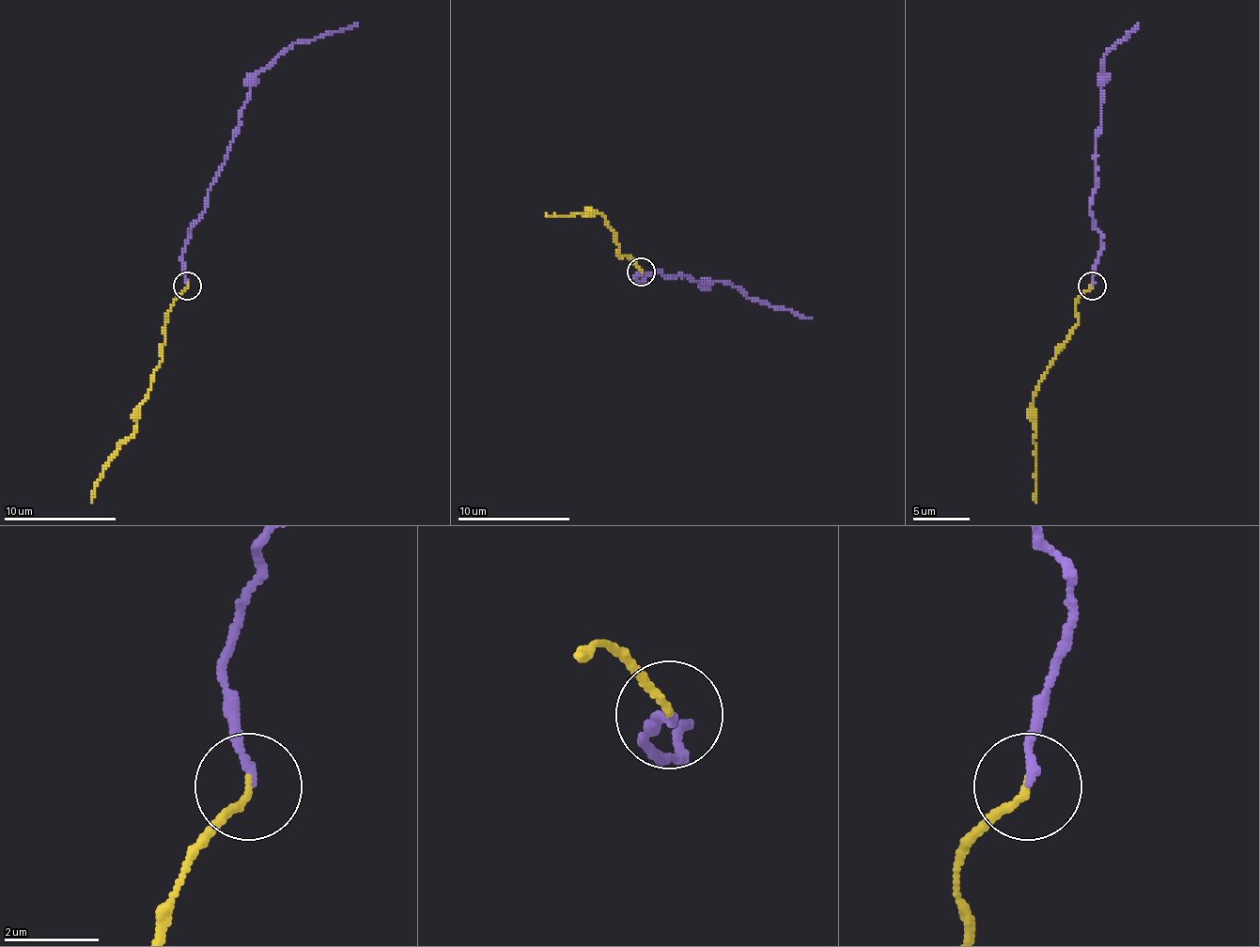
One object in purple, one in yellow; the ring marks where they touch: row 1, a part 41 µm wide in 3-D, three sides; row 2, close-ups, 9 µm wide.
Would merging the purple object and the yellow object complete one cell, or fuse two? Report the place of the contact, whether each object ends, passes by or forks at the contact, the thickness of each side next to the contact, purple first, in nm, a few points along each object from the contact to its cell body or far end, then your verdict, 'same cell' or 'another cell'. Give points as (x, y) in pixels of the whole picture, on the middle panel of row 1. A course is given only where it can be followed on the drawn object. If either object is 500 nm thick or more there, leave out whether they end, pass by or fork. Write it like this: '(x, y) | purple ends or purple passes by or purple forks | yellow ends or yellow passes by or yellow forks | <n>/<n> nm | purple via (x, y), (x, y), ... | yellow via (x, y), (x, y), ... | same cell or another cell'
(641, 271) | purple ends | yellow ends | 170/140 nm | purple via (642, 272), (636, 275), (639, 281), (659, 270), (692, 281), (729, 281), (749, 298), (811, 318) | yellow via (642, 272), (625, 256), (622, 258), (616, 236), (599, 213), (546, 216) | same cell

